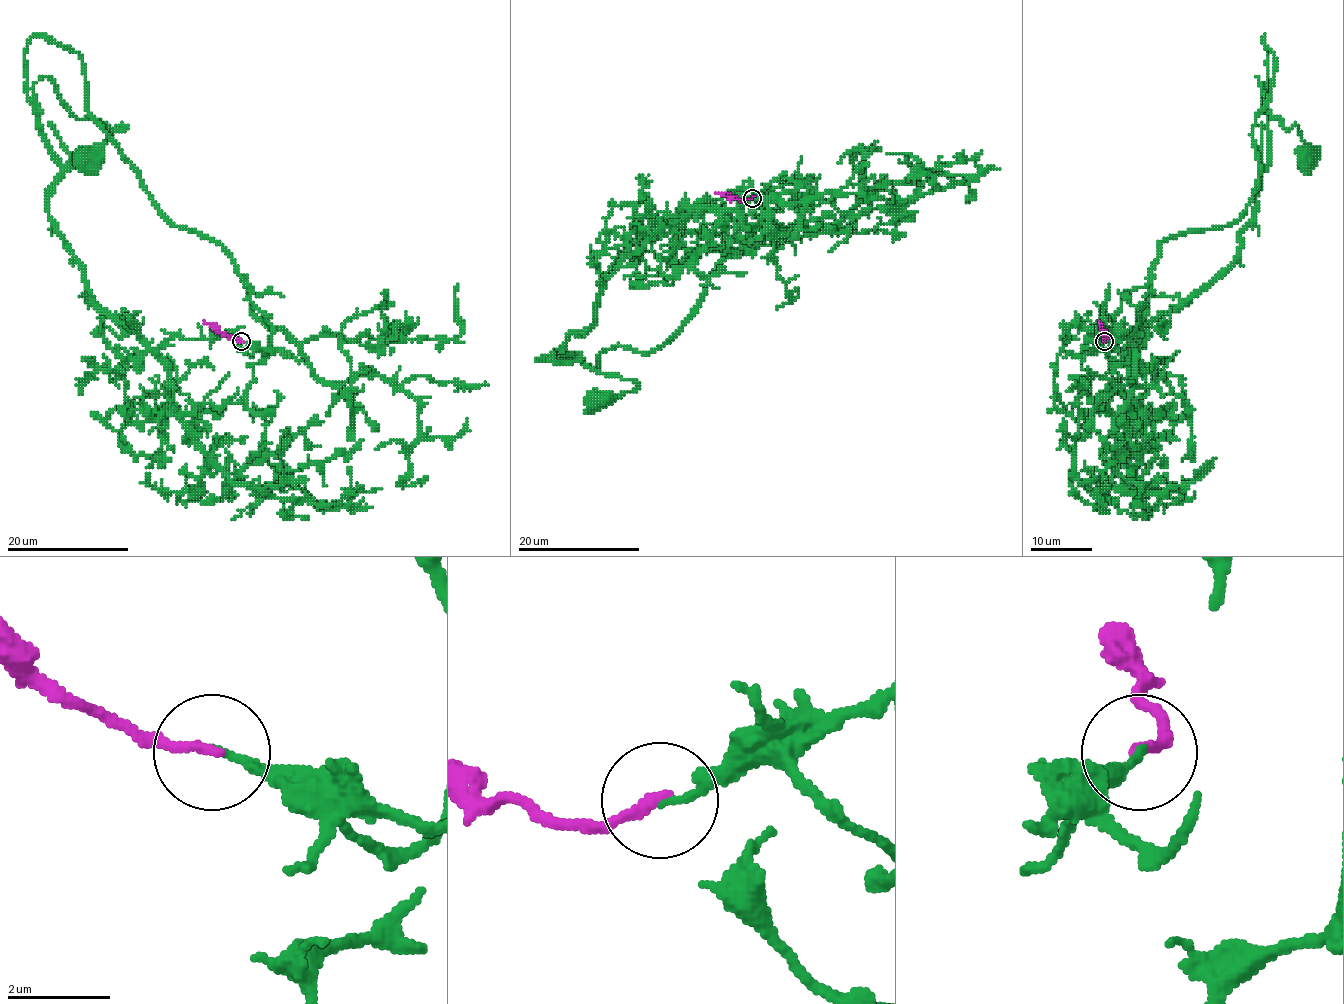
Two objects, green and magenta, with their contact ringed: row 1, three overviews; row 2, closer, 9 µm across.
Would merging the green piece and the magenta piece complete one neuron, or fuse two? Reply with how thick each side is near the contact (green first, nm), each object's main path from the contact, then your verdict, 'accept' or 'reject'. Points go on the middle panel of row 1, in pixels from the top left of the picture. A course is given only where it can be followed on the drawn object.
calibres 130 and 200 nm; course green (753, 198), (783, 204), (666, 343), (615, 345), (592, 368), (536, 362), (560, 351), (637, 383), (597, 398); course magenta (753, 198), (741, 201), (715, 192); accept

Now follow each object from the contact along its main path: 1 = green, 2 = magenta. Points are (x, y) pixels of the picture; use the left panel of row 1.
1: (241, 341), (272, 326), (232, 257), (35, 34), (26, 97), (125, 127), (86, 161)
2: (241, 341), (229, 338), (203, 320)

